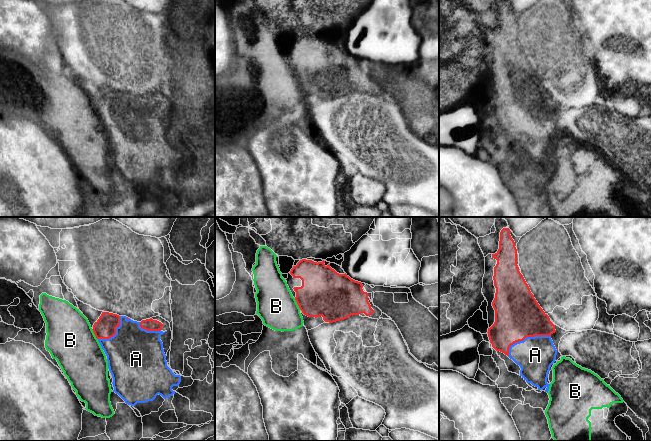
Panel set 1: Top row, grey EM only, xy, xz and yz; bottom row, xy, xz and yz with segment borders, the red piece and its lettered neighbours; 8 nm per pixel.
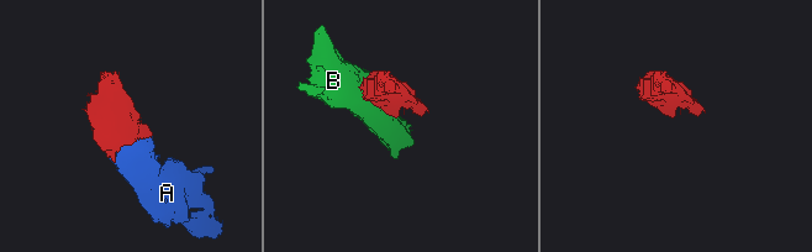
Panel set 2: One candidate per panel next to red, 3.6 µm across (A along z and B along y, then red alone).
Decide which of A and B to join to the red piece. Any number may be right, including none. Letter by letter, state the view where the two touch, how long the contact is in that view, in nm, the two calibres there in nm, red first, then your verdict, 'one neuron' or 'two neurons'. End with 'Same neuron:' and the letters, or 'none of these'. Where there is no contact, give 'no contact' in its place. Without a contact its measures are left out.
A: contact in yz; length 380 nm; calibres 380 and 300 nm; one neuron
B: contact in xz; length 110 nm; calibres 380 and 320 nm; two neurons
Same neuron: A

